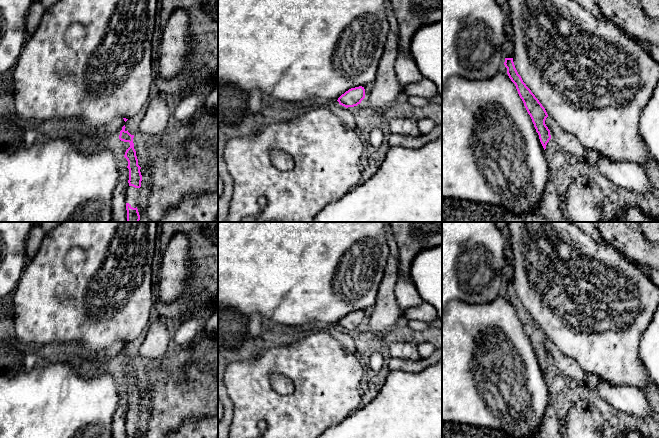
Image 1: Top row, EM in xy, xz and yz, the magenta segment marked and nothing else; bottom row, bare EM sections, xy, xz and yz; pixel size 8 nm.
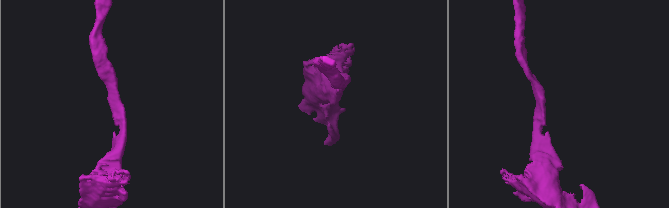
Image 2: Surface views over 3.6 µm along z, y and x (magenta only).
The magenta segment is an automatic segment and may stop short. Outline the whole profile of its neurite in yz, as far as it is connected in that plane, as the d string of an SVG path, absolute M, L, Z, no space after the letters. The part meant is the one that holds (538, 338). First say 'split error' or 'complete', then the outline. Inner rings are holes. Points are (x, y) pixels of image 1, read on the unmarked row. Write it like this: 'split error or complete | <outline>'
complete | M505 282L504 289L507 292L509 302L515 308L518 318L532 343L536 356L539 359L540 366L545 374L547 367L551 363L550 354L545 348L548 338L539 324L523 306L515 292L513 282Z

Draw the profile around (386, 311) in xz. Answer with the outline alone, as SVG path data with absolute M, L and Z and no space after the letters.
M389 255L382 282L379 286L376 302L370 317L365 321L366 327L360 333L360 339L372 347L381 347L382 337L393 327L402 316L402 311L395 297L398 279L398 267L393 255Z

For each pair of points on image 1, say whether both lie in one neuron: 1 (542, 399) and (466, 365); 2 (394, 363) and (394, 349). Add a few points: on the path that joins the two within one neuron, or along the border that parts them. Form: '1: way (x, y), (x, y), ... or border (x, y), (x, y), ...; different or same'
1: way (521, 393), (499, 393), (489, 383), (478, 380); same
2: border (391, 357), (417, 360); different

